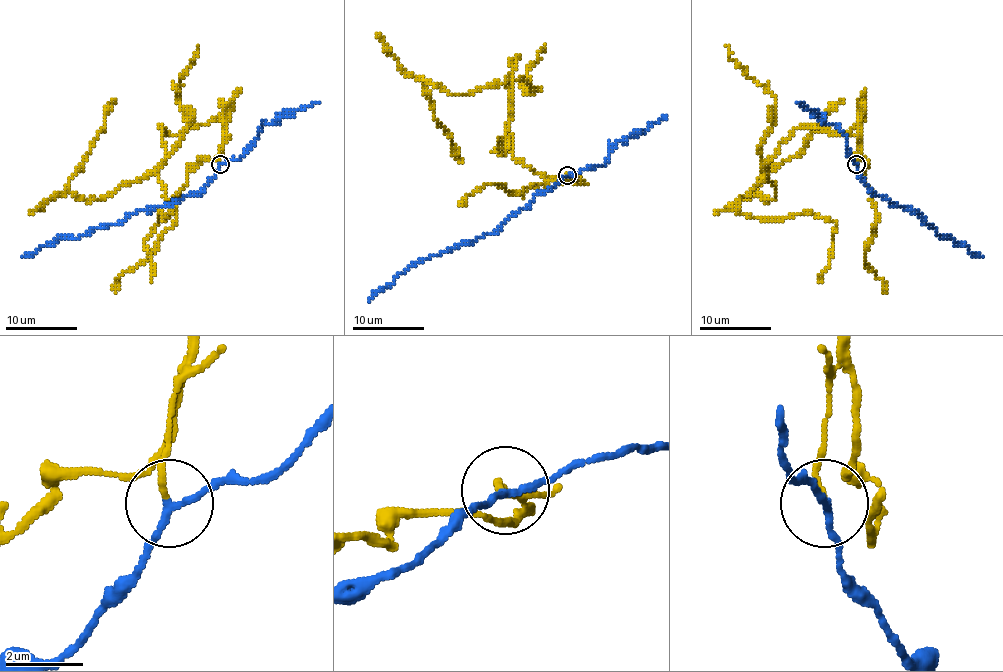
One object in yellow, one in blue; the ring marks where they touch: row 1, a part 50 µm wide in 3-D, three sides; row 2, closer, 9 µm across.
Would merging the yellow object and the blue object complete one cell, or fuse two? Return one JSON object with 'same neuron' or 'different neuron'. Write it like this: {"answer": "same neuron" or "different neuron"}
{"answer": "different neuron"}

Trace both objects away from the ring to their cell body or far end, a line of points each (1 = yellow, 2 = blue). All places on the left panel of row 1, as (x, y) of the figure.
1: (220, 163), (222, 114), (179, 134), (162, 127), (164, 159), (143, 177), (103, 197), (68, 191), (116, 100)
2: (220, 164), (198, 193), (130, 215), (123, 222), (96, 227), (82, 236), (59, 238), (21, 256)

